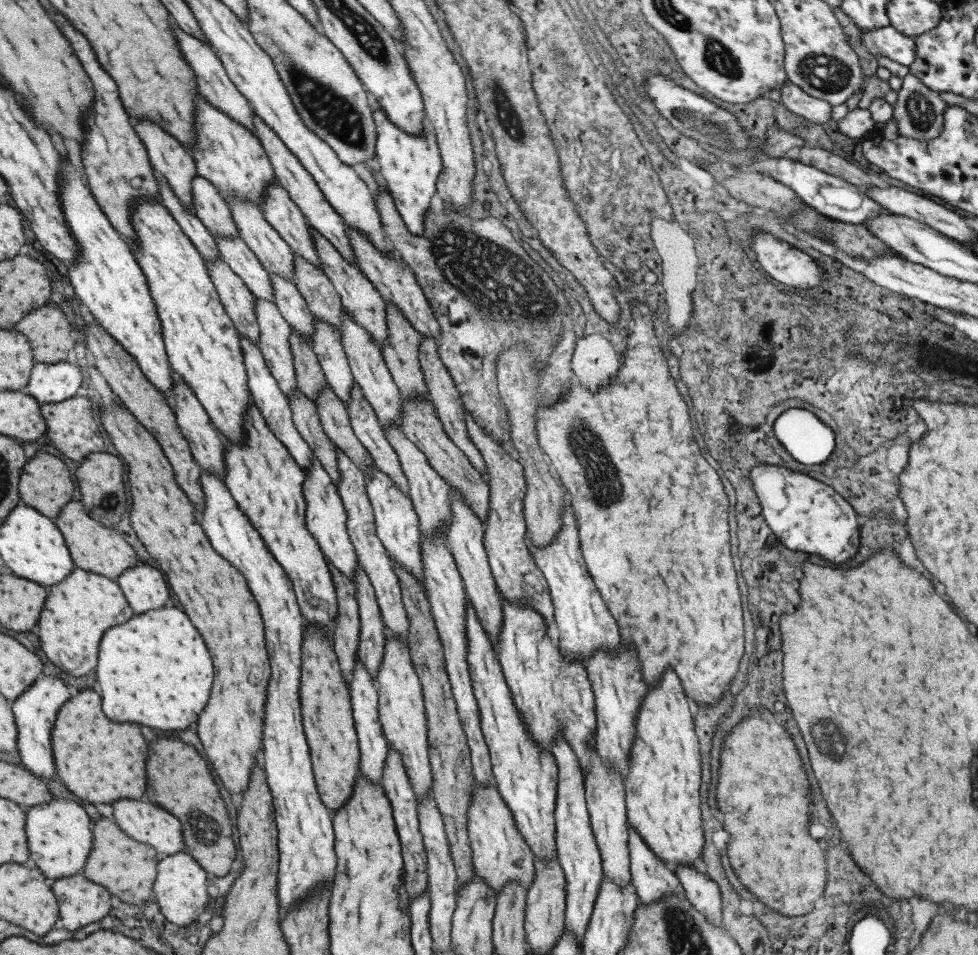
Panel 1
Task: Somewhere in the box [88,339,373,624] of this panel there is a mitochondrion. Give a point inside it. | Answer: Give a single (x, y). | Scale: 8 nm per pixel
(109, 504)

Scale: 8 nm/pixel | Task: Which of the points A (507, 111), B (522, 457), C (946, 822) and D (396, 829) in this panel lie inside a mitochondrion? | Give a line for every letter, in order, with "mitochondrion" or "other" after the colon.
A: mitochondrion
B: other
C: other
D: other

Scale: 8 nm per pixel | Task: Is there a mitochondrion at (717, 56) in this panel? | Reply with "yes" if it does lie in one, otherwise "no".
yes

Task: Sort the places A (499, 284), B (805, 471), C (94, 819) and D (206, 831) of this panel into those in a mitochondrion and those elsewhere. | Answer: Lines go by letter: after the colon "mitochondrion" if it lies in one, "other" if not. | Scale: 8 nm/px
A: mitochondrion
B: other
C: other
D: mitochondrion

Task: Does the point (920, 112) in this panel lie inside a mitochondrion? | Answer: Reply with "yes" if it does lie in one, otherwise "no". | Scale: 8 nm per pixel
yes

